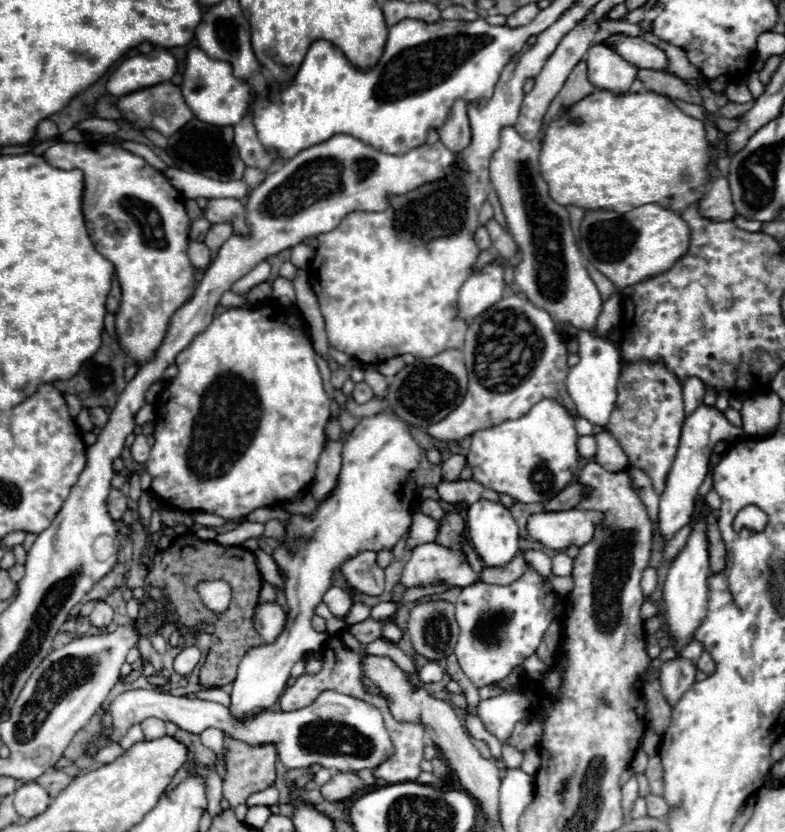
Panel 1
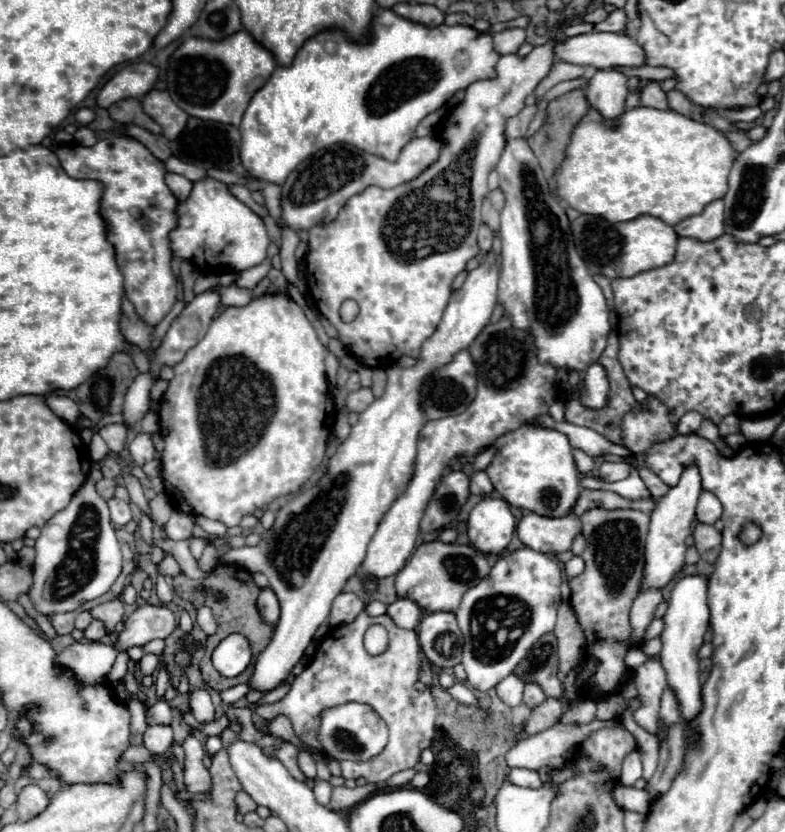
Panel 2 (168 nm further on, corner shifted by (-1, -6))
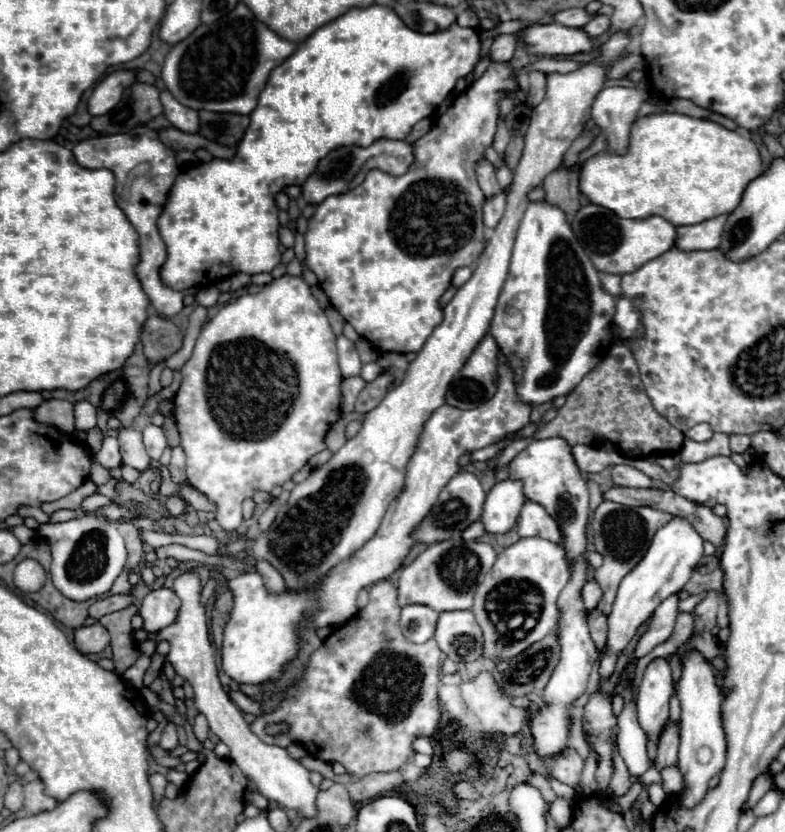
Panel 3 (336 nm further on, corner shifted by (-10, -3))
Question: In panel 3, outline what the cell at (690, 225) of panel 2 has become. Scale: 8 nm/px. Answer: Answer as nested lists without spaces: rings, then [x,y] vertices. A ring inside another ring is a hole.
[[[720,215],[716,219],[708,219],[698,225],[676,227],[676,249],[682,251],[716,249],[720,243],[724,223],[726,223],[726,215]]]

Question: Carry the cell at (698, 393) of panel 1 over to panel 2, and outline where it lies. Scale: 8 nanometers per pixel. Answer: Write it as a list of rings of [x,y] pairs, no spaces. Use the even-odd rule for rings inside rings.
[[[695,410],[683,414],[679,424],[677,424],[677,434],[691,434],[691,432],[695,432],[701,426],[701,420],[703,420],[703,416],[697,414]]]

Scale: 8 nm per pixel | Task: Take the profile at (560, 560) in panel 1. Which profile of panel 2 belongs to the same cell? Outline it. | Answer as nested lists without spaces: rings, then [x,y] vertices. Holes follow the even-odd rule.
[[[573,556],[573,558],[565,564],[565,574],[567,574],[569,578],[573,578],[573,576],[579,576],[579,574],[583,572],[583,568],[585,568],[585,562],[583,562],[581,558]]]

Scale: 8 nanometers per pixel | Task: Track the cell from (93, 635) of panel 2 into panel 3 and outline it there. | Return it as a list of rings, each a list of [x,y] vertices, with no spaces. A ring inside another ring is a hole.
[[[100,623],[80,627],[80,629],[74,631],[74,645],[84,655],[100,653],[100,651],[104,651],[108,647],[108,643],[110,643],[108,631]]]

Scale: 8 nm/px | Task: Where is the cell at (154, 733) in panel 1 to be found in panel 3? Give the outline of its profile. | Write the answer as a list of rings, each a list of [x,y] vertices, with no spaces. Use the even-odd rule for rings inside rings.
[[[174,723],[166,725],[166,729],[162,733],[162,739],[160,739],[160,747],[166,749],[166,751],[172,751],[174,747],[178,747],[178,731],[176,731]]]

